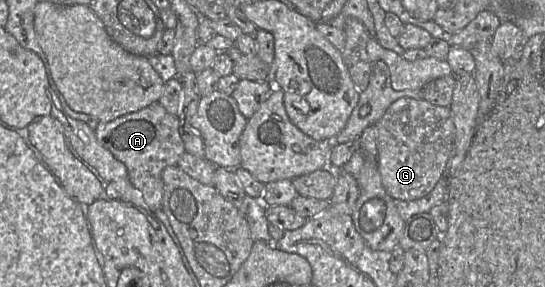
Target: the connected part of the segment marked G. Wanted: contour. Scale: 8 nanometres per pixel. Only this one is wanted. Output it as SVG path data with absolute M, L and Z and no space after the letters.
M402 97L389 106L375 126L378 169L387 194L401 201L413 201L429 194L454 152L456 130L450 107Z

